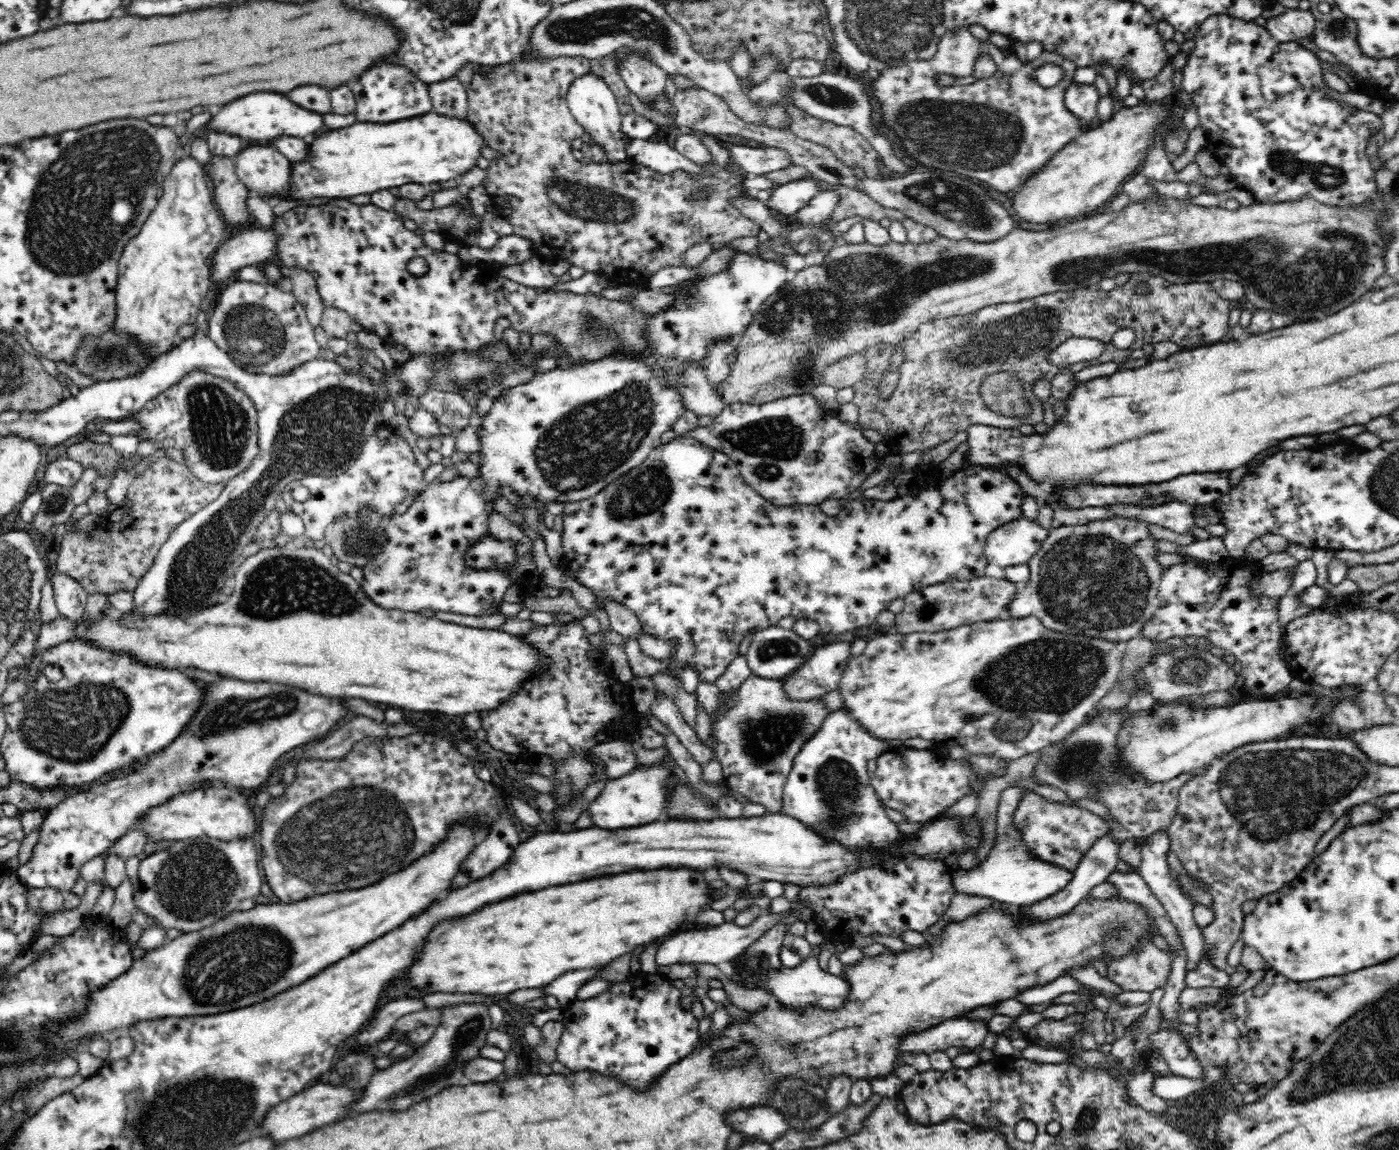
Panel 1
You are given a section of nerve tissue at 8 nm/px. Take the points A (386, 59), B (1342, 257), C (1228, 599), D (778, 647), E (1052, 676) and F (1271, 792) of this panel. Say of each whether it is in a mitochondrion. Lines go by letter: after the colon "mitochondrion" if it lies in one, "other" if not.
A: other
B: mitochondrion
C: other
D: mitochondrion
E: mitochondrion
F: mitochondrion

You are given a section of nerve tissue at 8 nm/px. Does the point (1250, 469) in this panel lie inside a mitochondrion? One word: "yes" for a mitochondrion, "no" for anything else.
no

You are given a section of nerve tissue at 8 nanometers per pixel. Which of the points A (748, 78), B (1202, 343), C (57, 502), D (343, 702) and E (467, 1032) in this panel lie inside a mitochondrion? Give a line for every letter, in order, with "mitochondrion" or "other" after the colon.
A: other
B: other
C: mitochondrion
D: other
E: mitochondrion

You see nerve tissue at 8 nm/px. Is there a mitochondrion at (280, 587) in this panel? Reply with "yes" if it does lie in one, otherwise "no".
yes

